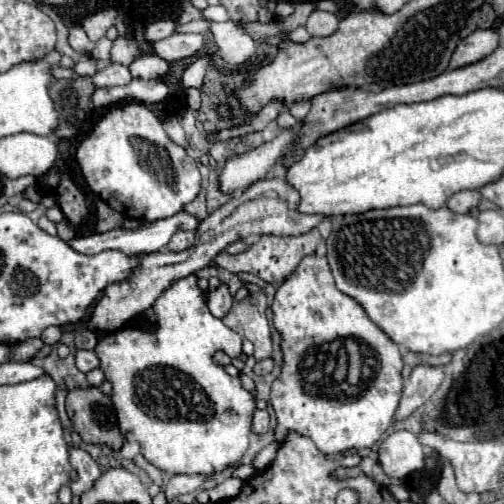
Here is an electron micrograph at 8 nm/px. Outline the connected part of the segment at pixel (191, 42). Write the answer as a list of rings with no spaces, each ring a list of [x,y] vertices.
[[[170,35],[168,39],[152,43],[152,55],[162,57],[164,61],[178,61],[196,55],[204,47],[204,37],[202,35]]]

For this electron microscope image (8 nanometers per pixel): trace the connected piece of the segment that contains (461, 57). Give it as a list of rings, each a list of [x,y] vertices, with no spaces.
[[[476,29],[458,43],[458,49],[452,53],[450,69],[464,67],[488,57],[498,47],[498,41],[500,33],[496,29]]]

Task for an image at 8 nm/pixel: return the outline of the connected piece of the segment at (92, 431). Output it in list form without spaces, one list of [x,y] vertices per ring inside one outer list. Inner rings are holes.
[[[98,387],[72,389],[66,397],[66,411],[86,443],[108,445],[112,449],[122,447],[124,435],[118,429],[114,405]]]

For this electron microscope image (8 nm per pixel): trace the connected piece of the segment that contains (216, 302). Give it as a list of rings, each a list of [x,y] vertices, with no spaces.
[[[220,283],[214,291],[208,291],[206,295],[206,303],[208,303],[208,309],[214,317],[224,317],[230,307],[232,307],[232,295],[228,291],[228,285],[226,283]]]

